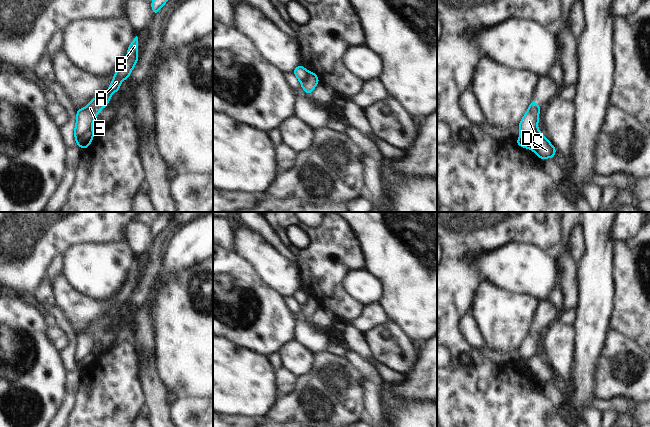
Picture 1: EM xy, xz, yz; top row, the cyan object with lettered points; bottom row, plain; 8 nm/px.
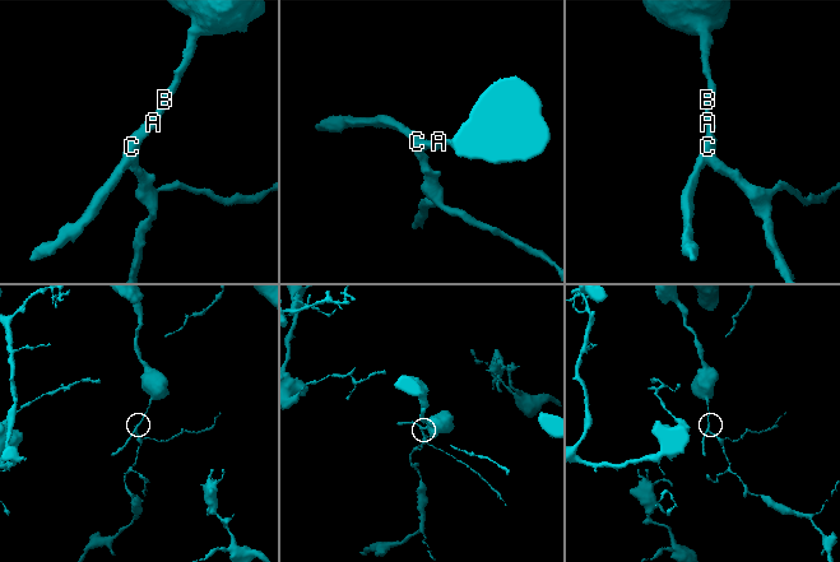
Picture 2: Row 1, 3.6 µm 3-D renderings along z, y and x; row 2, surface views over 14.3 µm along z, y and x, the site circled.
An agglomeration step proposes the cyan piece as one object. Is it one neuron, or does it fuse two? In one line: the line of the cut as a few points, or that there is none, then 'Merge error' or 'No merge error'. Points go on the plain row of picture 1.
Split along yz (536, 353), (523, 360), (527, 371). Merge error

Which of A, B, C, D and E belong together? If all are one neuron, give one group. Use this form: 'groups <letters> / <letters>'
groups A B C E / D

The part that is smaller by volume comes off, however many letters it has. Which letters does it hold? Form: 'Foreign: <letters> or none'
Foreign: A, B, C, E

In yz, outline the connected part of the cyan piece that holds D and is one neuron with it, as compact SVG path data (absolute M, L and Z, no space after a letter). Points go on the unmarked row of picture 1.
M540 355L531 356L523 362L527 366L528 373L536 377L540 384L553 382L557 375Z

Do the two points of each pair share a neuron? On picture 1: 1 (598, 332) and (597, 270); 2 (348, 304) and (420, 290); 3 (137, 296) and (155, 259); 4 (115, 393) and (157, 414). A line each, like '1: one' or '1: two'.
1: one
2: two
3: one
4: two

